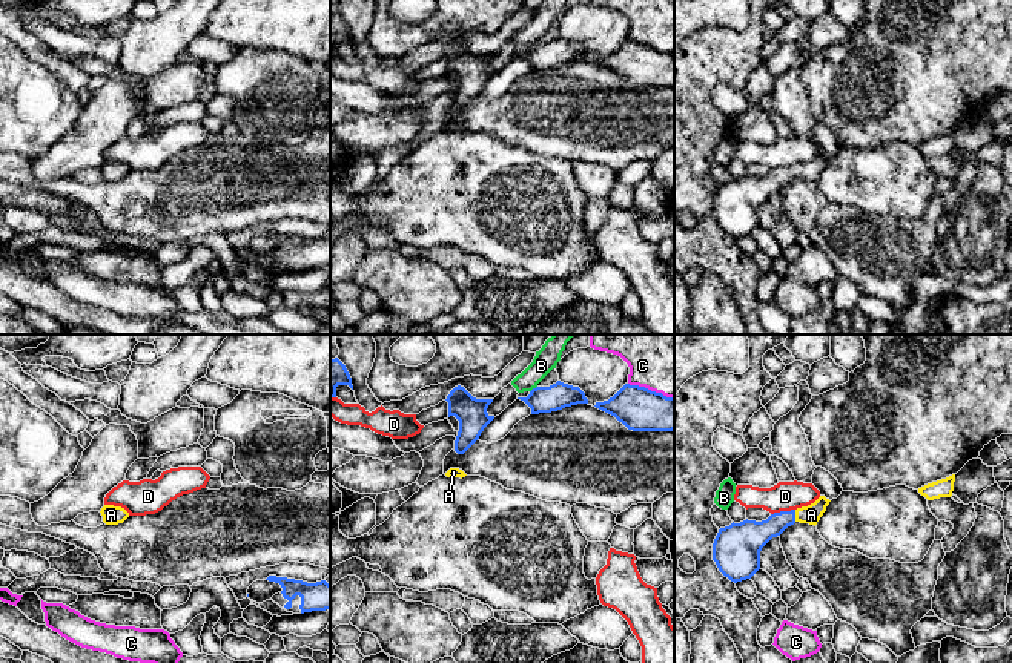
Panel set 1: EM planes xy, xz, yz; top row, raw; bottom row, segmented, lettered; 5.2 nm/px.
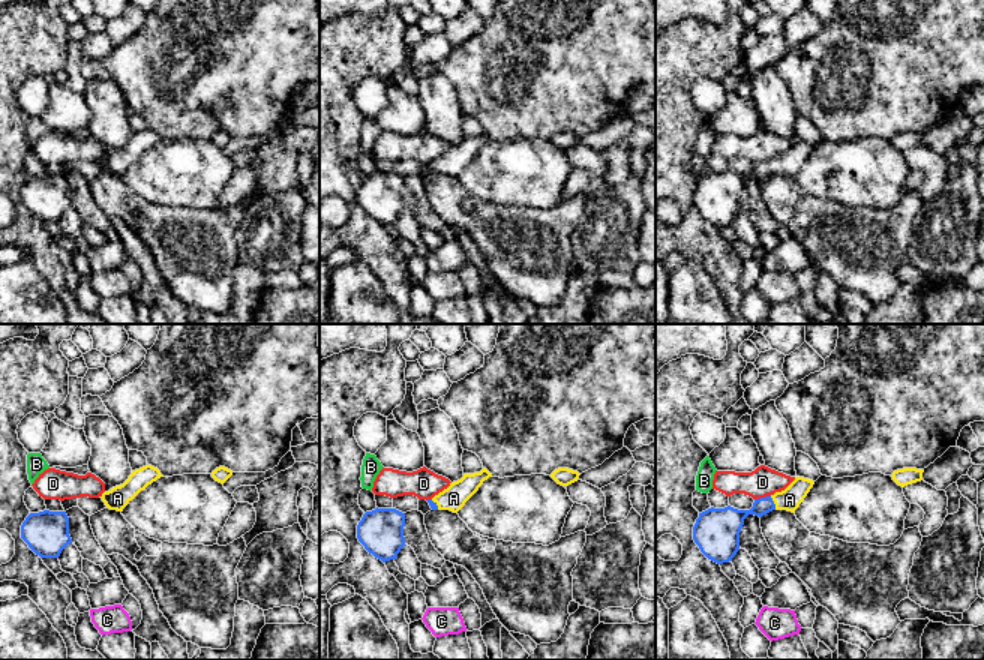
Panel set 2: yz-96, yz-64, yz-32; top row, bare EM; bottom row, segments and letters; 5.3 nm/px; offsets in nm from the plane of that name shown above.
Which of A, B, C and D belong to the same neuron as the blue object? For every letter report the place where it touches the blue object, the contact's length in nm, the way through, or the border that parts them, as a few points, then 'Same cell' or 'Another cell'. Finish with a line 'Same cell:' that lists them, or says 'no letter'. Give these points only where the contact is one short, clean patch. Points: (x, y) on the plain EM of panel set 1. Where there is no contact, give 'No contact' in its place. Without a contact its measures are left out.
A: Touches blue at yz (794, 172). Shared border 60 nm. Path across: yz (751, 192), (794, 172), (811, 171). Same cell
B: Touches blue at xz (533, 45). Shared border 50 nm. Boundary: xz (536, 42), (530, 48). Another cell
C: Touches blue at xz (650, 46). Shared border 260 nm. Another cell
D: Touches blue at yz (782, 168). Shared border 130 nm. Another cell
Same cell: A

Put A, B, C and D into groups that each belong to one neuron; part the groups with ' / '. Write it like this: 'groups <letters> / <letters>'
groups A / B / C / D

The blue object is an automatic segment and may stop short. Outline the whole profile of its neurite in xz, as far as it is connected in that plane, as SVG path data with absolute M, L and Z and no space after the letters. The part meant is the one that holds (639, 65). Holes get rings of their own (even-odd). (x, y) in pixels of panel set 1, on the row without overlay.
M625 40L613 54L596 58L594 63L614 72L633 87L674 86L674 54L645 43Z

